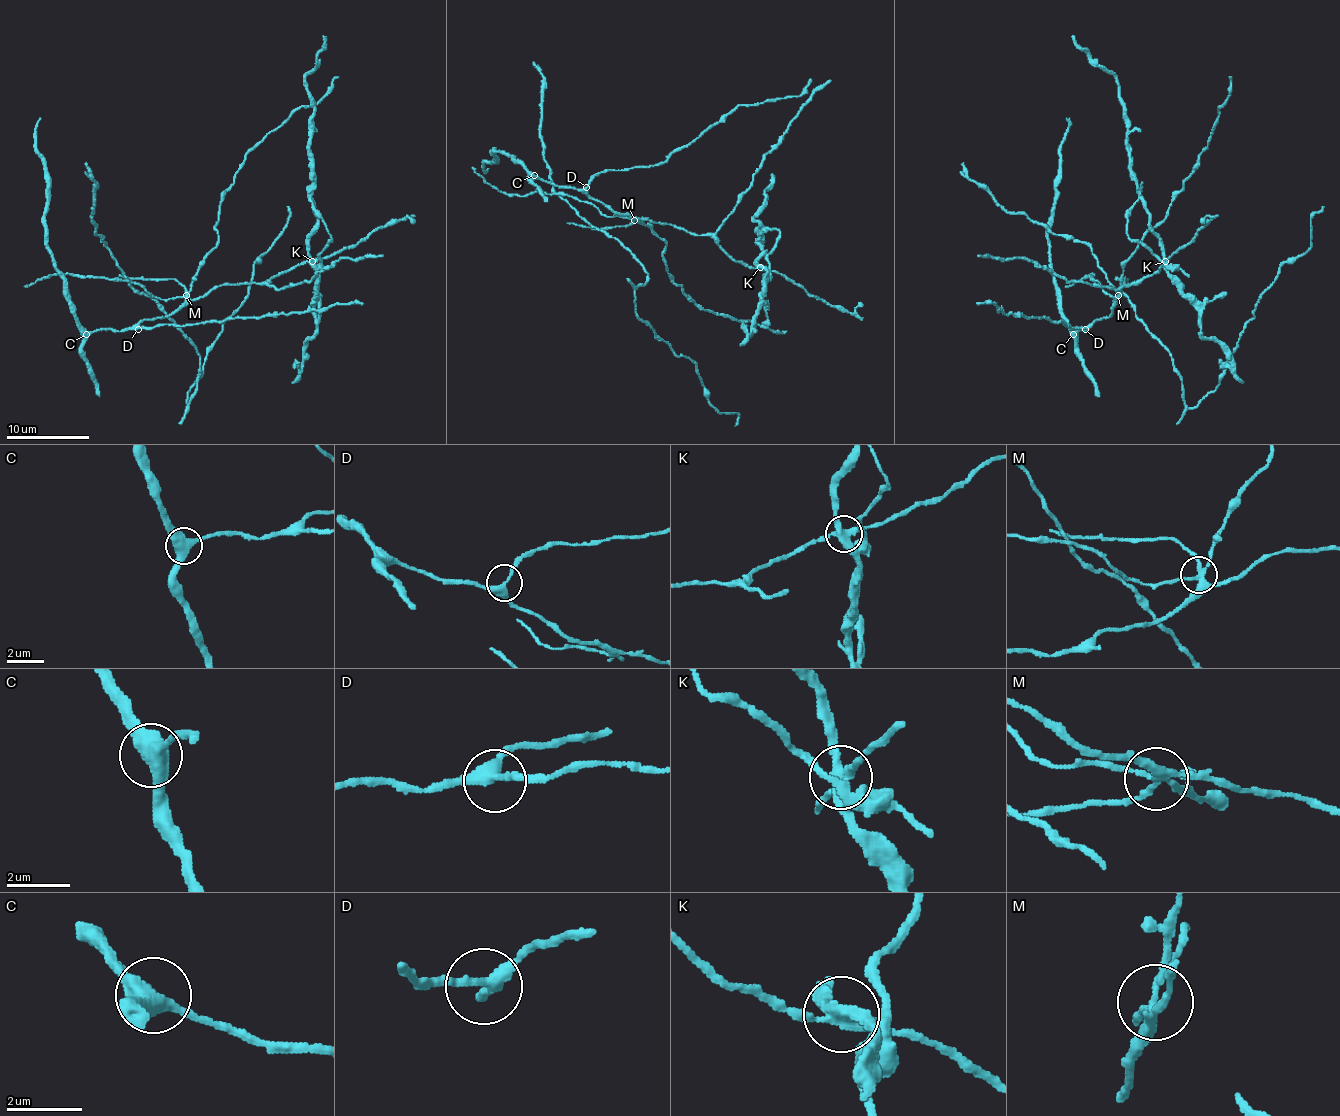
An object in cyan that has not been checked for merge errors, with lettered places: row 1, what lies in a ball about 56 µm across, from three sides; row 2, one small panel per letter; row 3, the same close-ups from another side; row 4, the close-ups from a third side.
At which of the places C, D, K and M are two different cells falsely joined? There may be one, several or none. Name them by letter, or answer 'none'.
K, M

